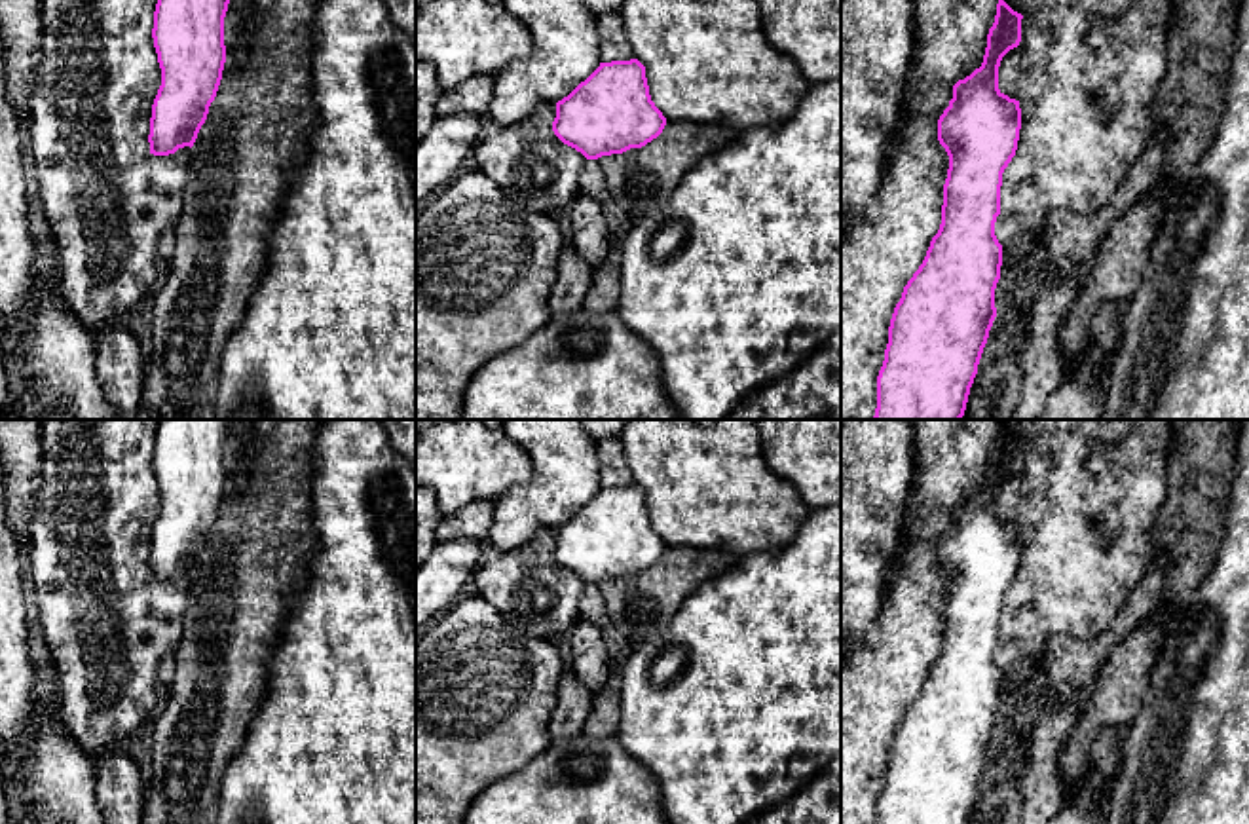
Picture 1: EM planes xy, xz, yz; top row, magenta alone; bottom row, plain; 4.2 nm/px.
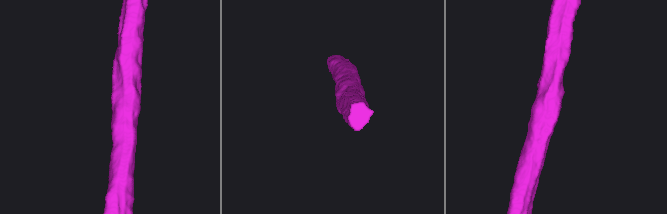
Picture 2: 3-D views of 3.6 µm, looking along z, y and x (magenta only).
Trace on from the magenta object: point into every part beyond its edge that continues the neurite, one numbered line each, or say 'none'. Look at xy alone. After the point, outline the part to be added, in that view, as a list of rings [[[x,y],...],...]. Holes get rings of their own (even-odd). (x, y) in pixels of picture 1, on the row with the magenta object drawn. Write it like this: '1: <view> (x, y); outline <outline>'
none

